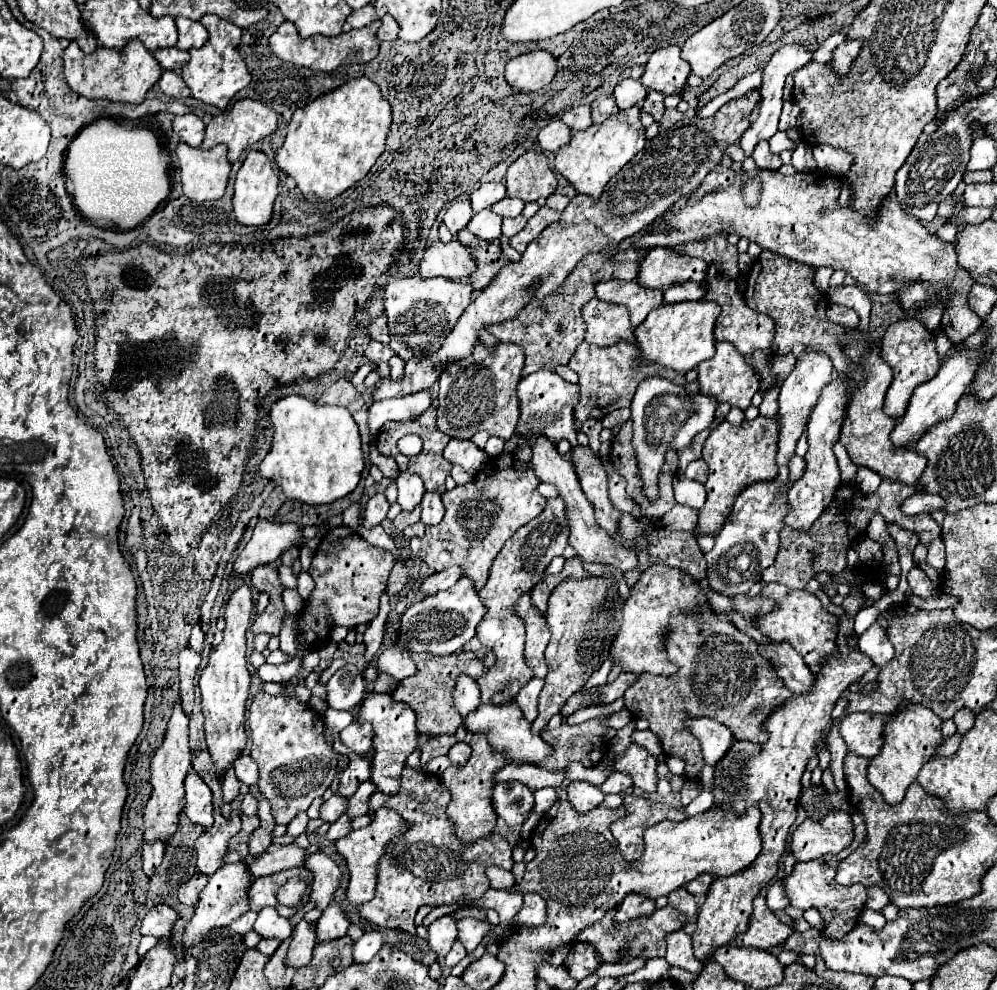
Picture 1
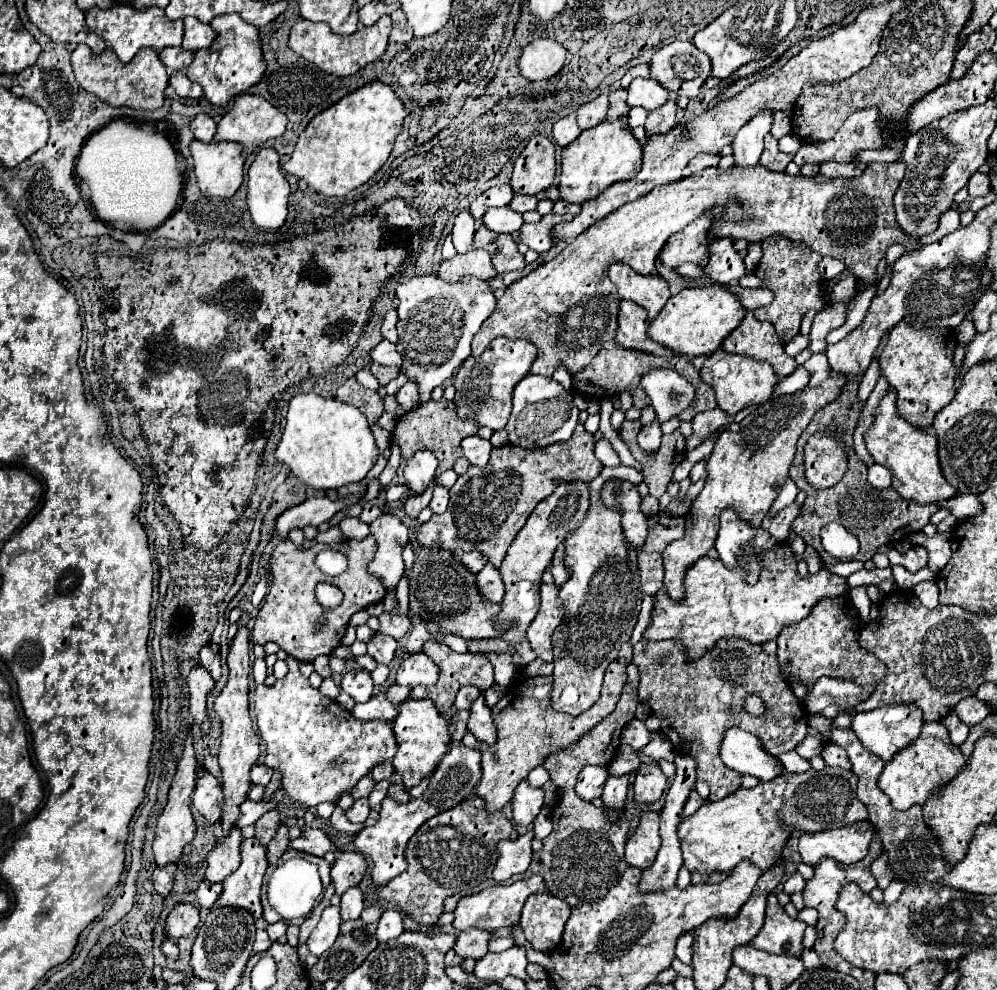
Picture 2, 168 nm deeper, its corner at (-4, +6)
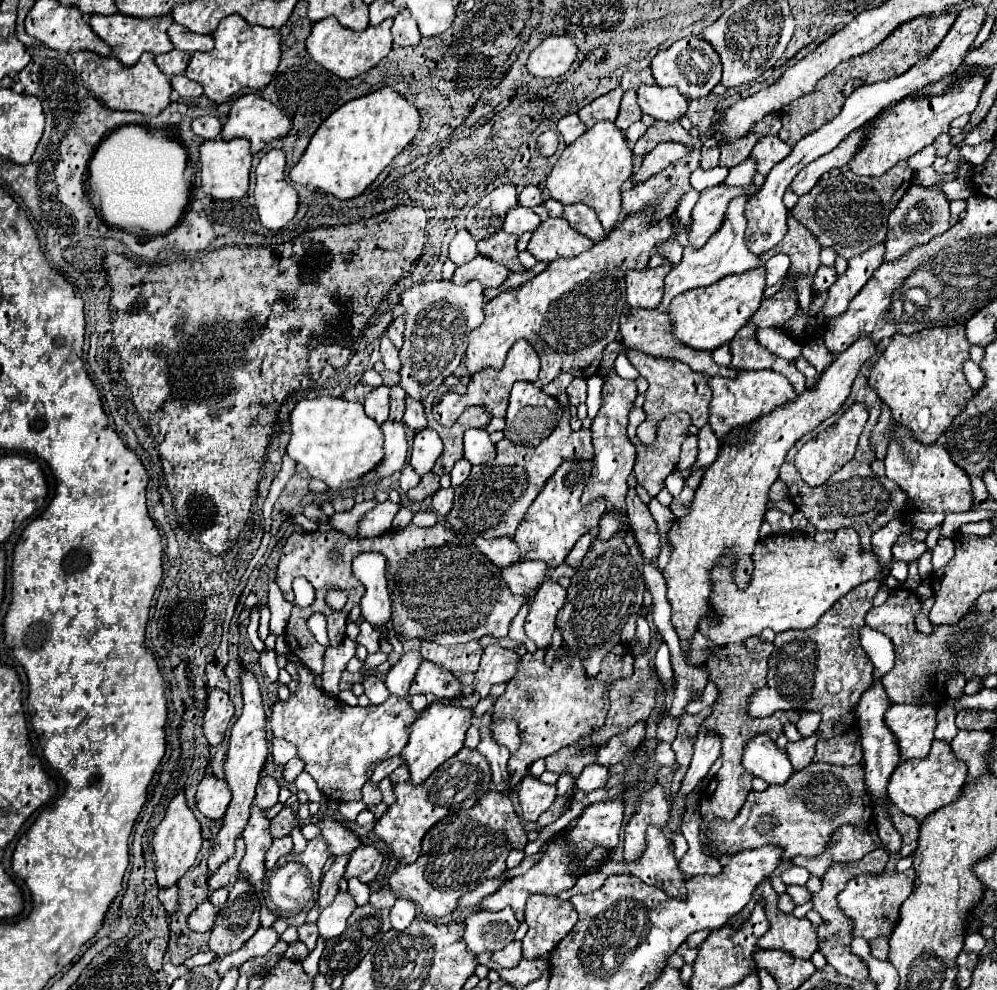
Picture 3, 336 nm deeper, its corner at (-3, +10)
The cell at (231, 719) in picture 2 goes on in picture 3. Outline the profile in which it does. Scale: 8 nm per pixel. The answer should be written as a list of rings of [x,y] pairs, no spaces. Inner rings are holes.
[[[241,666],[241,692],[243,692],[243,714],[237,718],[237,722],[231,726],[229,732],[229,752],[227,752],[227,760],[225,760],[225,782],[229,784],[231,790],[231,802],[227,806],[225,818],[223,818],[223,826],[217,834],[217,840],[213,844],[213,852],[209,854],[209,874],[213,874],[225,860],[229,860],[229,856],[233,856],[235,852],[235,838],[241,836],[247,820],[249,820],[249,812],[253,806],[253,798],[255,798],[255,786],[259,782],[259,772],[267,760],[269,754],[269,746],[265,740],[265,712],[263,712],[263,704],[261,704],[261,692],[259,692],[259,684],[257,678],[253,674],[251,668]]]

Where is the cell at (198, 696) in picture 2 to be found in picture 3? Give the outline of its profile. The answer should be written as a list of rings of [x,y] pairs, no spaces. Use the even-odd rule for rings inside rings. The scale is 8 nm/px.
[[[209,688],[205,704],[207,704],[207,710],[203,716],[203,734],[209,740],[209,744],[219,744],[231,722],[233,704],[227,692],[219,688]]]

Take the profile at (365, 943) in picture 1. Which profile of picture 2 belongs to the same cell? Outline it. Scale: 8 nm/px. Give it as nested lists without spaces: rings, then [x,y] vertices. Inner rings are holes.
[[[388,908],[382,916],[380,916],[380,922],[378,922],[378,930],[376,930],[376,938],[378,942],[388,942],[392,938],[396,938],[398,934],[404,932],[404,918],[402,918],[402,912],[394,910],[394,908]]]

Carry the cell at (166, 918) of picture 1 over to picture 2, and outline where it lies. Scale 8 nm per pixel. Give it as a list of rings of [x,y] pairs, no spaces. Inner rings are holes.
[[[178,904],[166,920],[166,934],[172,940],[190,936],[192,930],[198,926],[198,922],[200,922],[200,906]]]

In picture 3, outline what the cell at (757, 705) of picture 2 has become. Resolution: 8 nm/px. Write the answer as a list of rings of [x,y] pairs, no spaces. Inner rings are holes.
[[[869,580],[853,588],[849,594],[845,594],[841,600],[837,600],[815,626],[807,630],[787,630],[777,634],[775,638],[775,650],[769,658],[769,674],[767,674],[767,686],[759,692],[753,692],[749,696],[749,716],[753,718],[767,718],[767,714],[773,714],[775,710],[817,710],[823,714],[823,720],[819,724],[819,740],[817,740],[817,752],[813,762],[827,762],[837,766],[853,766],[859,764],[863,758],[861,752],[861,736],[857,732],[857,716],[853,716],[853,704],[857,704],[857,696],[865,688],[869,688],[869,680],[873,680],[873,662],[869,660],[867,652],[861,648],[859,642],[859,628],[865,624],[865,614],[873,606],[873,596],[879,590],[879,580]]]

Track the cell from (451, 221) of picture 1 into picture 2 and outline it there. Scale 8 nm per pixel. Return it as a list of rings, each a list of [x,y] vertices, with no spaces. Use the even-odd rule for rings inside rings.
[[[462,210],[454,220],[452,242],[458,254],[466,254],[472,250],[472,238],[476,232],[476,220],[470,216],[468,210]]]

